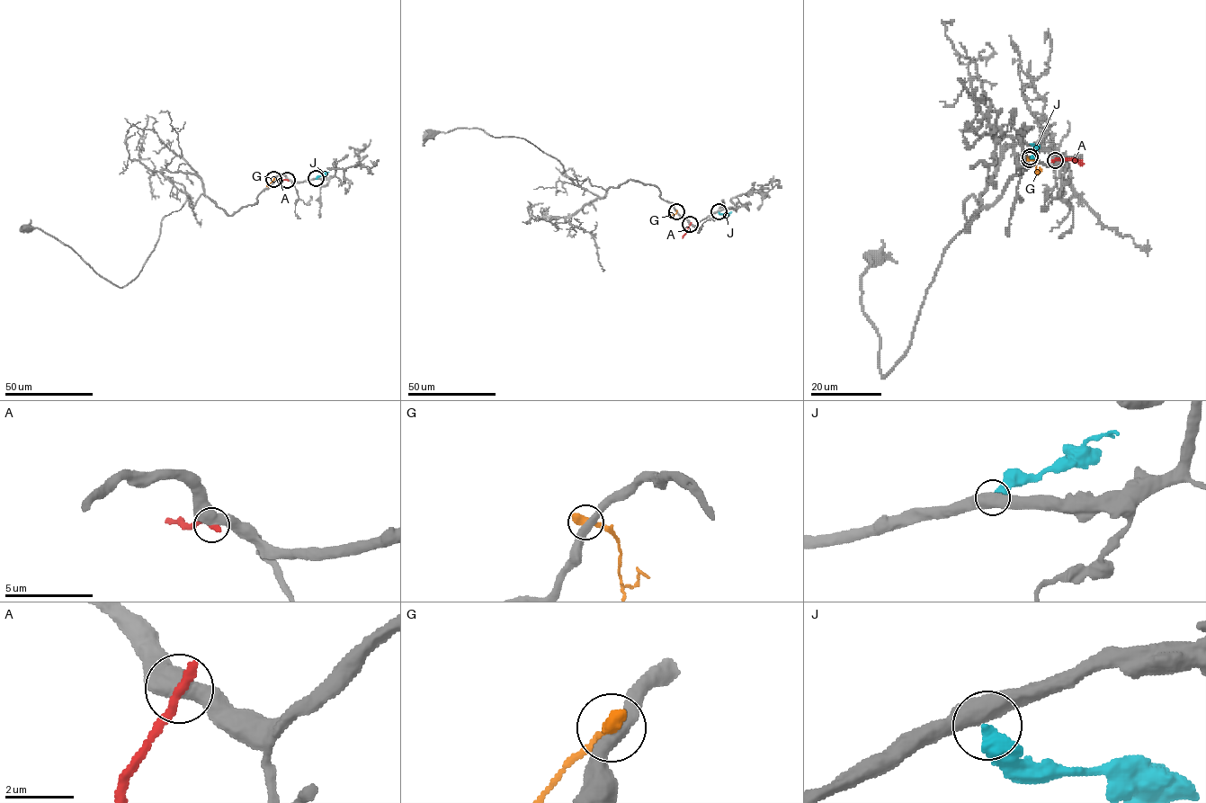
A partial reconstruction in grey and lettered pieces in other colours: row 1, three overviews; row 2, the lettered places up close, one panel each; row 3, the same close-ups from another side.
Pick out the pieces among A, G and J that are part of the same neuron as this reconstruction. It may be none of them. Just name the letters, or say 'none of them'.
J

